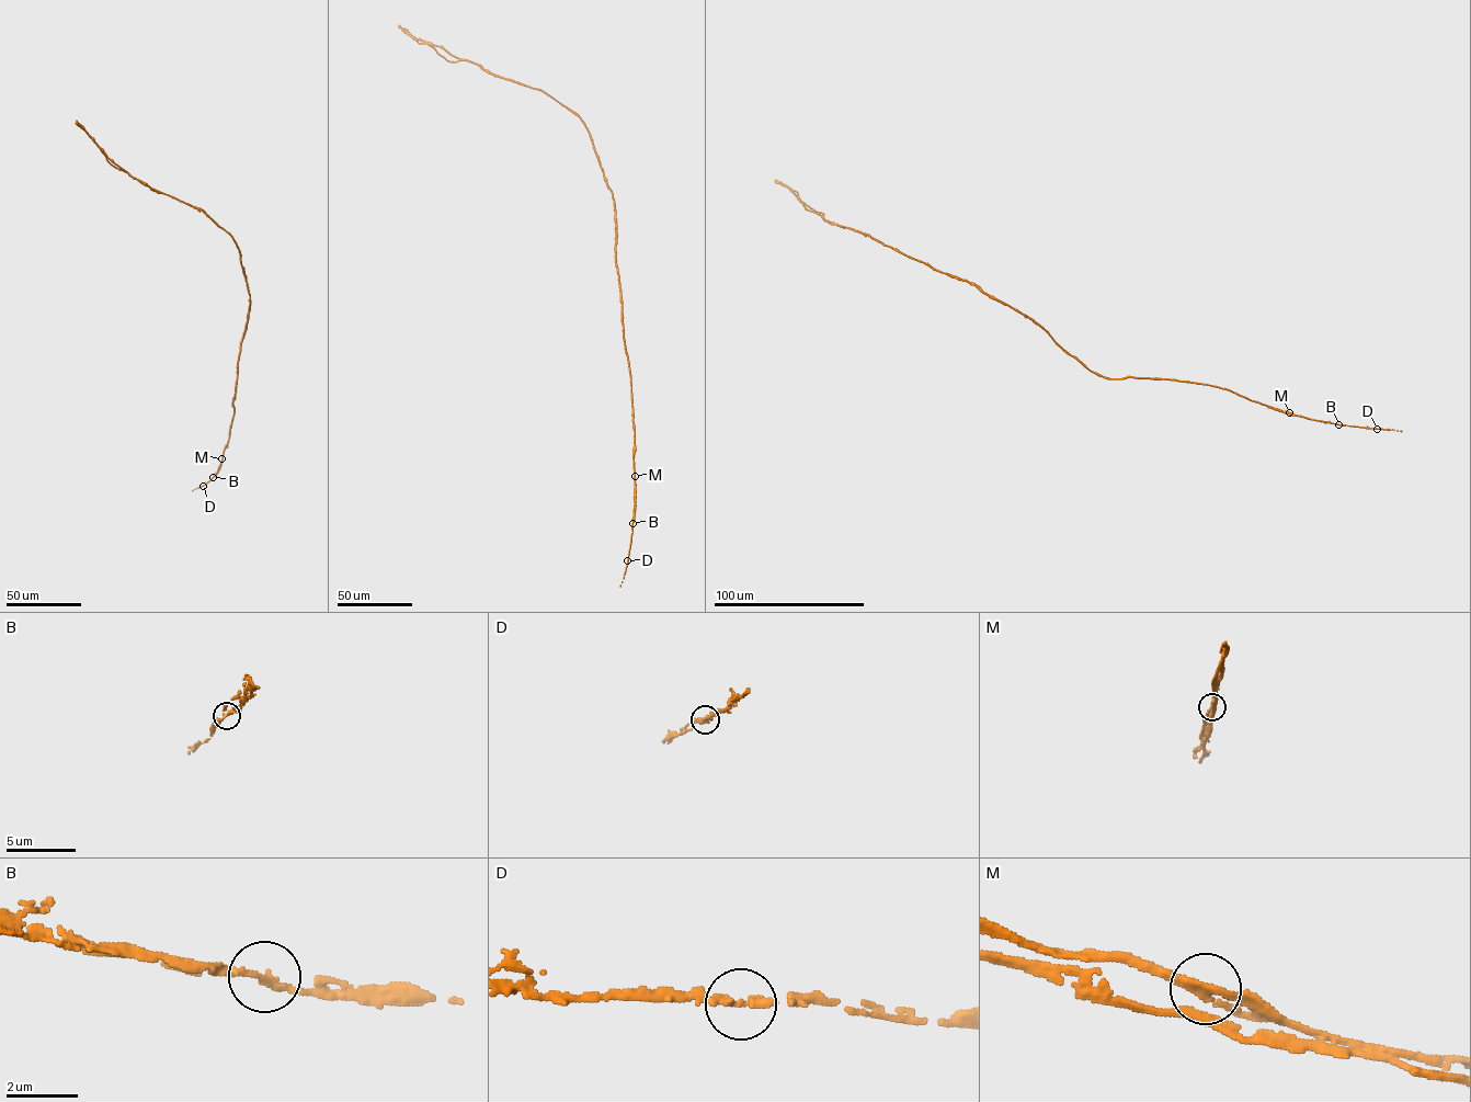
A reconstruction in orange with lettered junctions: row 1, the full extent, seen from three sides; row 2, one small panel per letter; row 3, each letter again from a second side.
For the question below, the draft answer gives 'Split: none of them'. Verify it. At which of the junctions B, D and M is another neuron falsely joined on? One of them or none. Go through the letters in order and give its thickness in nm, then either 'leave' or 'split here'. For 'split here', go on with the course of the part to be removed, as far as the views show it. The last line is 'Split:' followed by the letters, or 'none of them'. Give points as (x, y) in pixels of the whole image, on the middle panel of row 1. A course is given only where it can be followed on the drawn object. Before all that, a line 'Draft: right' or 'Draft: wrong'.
Draft: right
B: calibre 150 nm; leave
D: calibre 240 nm; leave
M: calibre 240 nm; leave
Split: none of them

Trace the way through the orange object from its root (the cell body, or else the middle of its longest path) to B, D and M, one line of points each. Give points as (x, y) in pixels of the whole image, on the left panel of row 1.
B: (243, 333), (228, 441), (213, 477)
D: (243, 333), (228, 442), (218, 472), (203, 486)
M: (243, 333), (232, 402), (234, 413), (221, 458)

